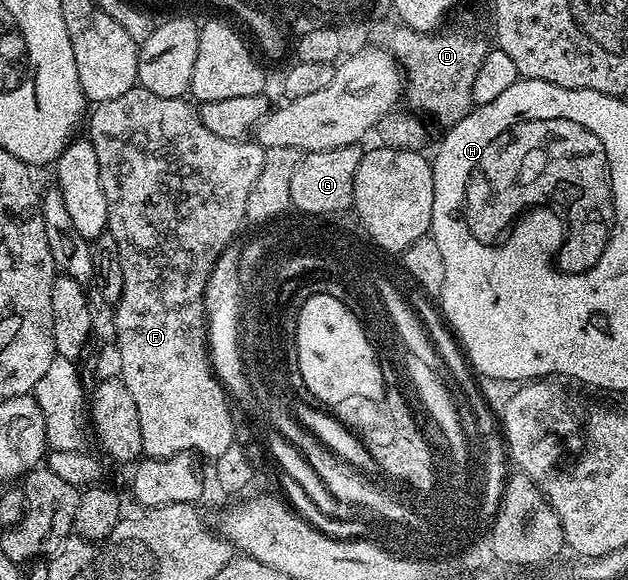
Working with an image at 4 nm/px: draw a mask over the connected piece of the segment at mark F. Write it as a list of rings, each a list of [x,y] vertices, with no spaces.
[[[141,86],[128,90],[128,94],[120,94],[120,98],[105,100],[89,113],[88,139],[96,150],[96,166],[100,168],[100,186],[104,190],[104,198],[108,202],[108,222],[106,227],[116,238],[116,246],[120,250],[120,266],[124,270],[124,290],[114,310],[116,322],[116,338],[118,345],[118,366],[120,379],[132,394],[136,402],[136,410],[140,410],[140,438],[144,438],[143,453],[150,458],[165,458],[183,454],[197,454],[199,457],[217,458],[236,443],[234,436],[235,413],[226,413],[226,406],[219,392],[214,365],[211,363],[211,350],[208,347],[208,305],[205,290],[208,280],[217,265],[221,254],[230,244],[235,243],[236,235],[246,220],[246,203],[252,185],[264,167],[266,148],[261,143],[250,144],[249,139],[229,140],[220,138],[220,134],[212,134],[208,126],[198,117],[193,103],[185,104],[182,98],[160,98],[160,94],[152,94]]]

